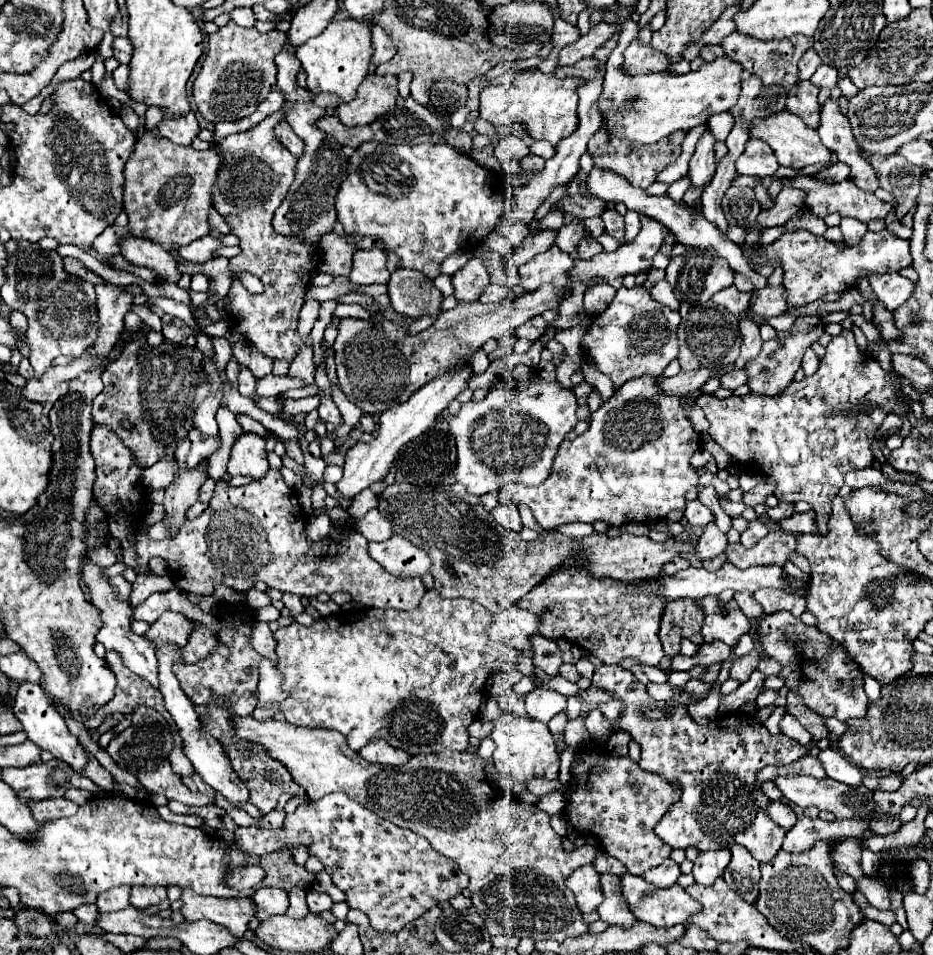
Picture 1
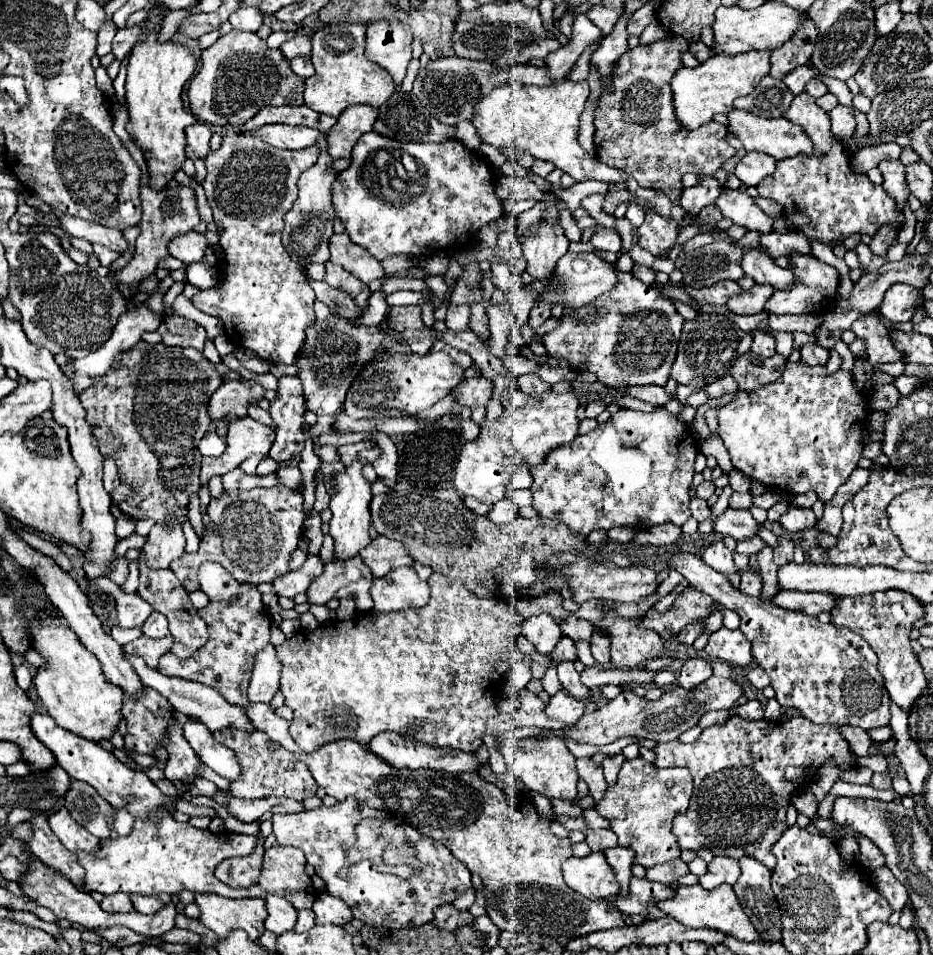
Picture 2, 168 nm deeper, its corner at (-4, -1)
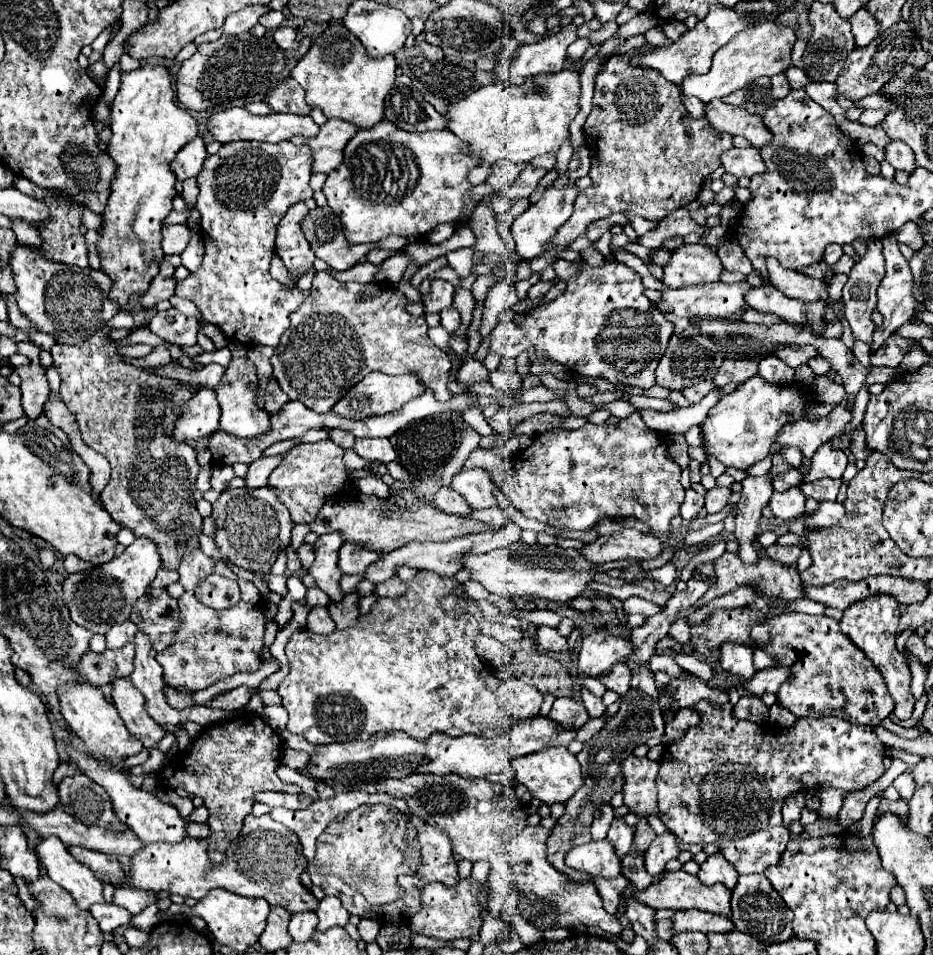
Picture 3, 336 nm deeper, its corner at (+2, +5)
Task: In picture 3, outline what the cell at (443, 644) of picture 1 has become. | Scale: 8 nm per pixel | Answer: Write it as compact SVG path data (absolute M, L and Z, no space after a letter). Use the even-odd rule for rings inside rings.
M420 571L414 579L408 581L408 593L400 599L382 597L374 603L374 611L370 615L360 617L354 625L346 629L336 629L328 635L316 635L308 629L294 633L286 643L286 657L290 661L290 673L278 687L278 695L282 697L282 707L288 711L290 721L286 729L290 733L302 735L312 745L330 745L344 743L354 739L368 739L372 733L388 733L388 731L406 731L418 741L428 739L432 733L446 733L450 737L460 737L464 733L494 737L500 733L502 725L514 725L512 713L532 711L540 713L542 693L534 687L528 687L522 681L514 681L512 685L512 711L496 693L496 677L494 691L488 687L490 681L488 665L478 657L474 639L482 635L480 623L474 615L464 613L460 609L460 601L472 601L484 619L494 619L494 623L504 623L504 611L490 601L470 599L462 583L454 577L440 577L438 573ZM446 597L456 597L456 613L458 617L450 617L442 609L442 601Z

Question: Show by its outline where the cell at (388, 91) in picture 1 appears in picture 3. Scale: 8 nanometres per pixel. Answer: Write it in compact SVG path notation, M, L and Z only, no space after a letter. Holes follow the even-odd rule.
M328 119L320 127L320 133L316 137L312 137L312 139L292 137L292 141L296 145L300 145L300 143L310 145L310 149L314 153L312 171L330 173L330 171L334 171L342 163L344 147L354 137L356 131L358 131L358 127L354 127L350 121L344 121L344 119Z

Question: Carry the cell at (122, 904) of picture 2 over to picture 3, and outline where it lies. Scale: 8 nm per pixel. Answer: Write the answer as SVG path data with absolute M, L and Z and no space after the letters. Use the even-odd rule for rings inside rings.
M100 903L100 905L92 905L90 913L96 917L98 925L102 931L112 933L114 929L118 929L120 925L130 921L130 913L126 909L120 909L120 905L116 903Z

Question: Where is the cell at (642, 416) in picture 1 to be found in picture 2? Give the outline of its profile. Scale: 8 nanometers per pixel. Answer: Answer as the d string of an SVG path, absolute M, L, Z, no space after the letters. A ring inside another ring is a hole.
M622 409L604 425L598 425L586 435L578 435L572 443L552 449L542 465L530 469L532 473L532 507L540 517L564 523L578 535L590 535L596 529L612 529L620 525L644 529L662 523L684 525L690 519L688 489L694 477L696 439L688 425L680 423L676 415L666 411L642 413Z

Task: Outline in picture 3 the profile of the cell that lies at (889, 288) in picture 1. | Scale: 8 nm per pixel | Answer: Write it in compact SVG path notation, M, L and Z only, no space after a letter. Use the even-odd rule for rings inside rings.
M894 235L882 237L882 245L884 245L884 259L886 259L886 275L878 287L878 305L876 309L884 315L884 325L876 329L870 353L874 353L876 349L880 349L884 345L884 341L904 323L908 323L914 315L914 305L916 299L912 297L912 271L908 269L908 261L902 257L902 253L898 251L898 241Z

